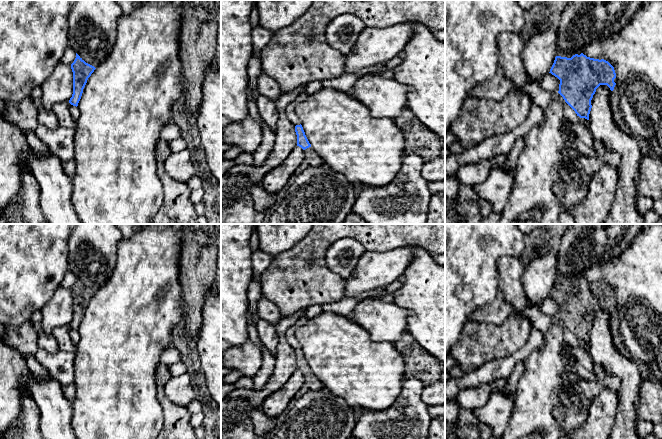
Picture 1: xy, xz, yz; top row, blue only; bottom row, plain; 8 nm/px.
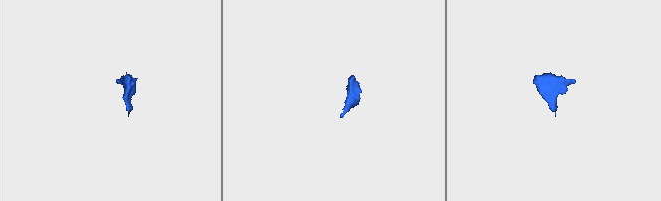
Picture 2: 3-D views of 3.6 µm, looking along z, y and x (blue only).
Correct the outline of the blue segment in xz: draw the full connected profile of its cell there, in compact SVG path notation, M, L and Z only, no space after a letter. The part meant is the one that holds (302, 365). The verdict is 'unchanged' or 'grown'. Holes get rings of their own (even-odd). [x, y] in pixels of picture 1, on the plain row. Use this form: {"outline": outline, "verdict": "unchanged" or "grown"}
{"outline": "M306 316L299 318L296 321L296 323L292 327L290 327L286 332L286 339L288 343L295 349L295 356L297 359L297 370L301 371L305 376L305 382L301 389L295 394L295 396L291 400L291 406L293 406L307 392L319 391L324 388L324 385L311 372L311 368L309 367L301 349L301 345L295 336L296 330L307 320L308 318Z", "verdict": "grown"}

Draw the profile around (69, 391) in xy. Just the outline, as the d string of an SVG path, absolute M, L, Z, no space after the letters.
M72 383L63 387L63 394L68 400L73 402L76 394L76 386Z

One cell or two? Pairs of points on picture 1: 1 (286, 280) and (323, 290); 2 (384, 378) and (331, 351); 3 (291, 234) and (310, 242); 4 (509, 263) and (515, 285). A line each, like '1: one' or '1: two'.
1: one
2: one
3: two
4: one

